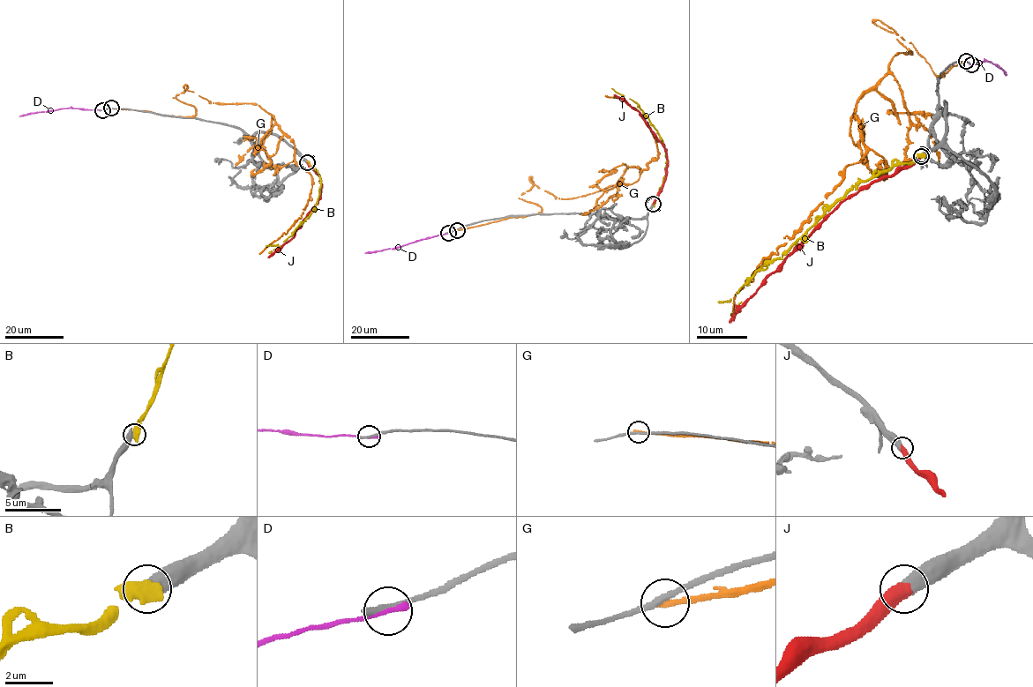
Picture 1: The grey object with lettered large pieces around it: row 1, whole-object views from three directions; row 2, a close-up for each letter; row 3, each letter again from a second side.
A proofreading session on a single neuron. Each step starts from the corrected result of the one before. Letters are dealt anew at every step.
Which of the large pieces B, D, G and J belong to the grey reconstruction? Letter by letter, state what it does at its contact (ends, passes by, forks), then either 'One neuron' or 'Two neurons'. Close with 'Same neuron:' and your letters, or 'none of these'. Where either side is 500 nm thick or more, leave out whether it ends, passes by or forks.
B: Two neurons
D: It ends there. Two neurons
G: It ends there. Two neurons
J: One neuron
Same neuron: J

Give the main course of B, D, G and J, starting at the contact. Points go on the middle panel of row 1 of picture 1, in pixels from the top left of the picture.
B: (654, 205), (665, 173), (666, 150), (663, 141), (636, 103), (630, 99), (625, 100), (614, 95)
D: (448, 233), (365, 253)
G: (457, 229), (538, 213), (521, 198), (530, 178), (574, 198), (647, 168), (653, 133), (604, 95)
J: (653, 204), (663, 187), (667, 150), (641, 114), (613, 94)

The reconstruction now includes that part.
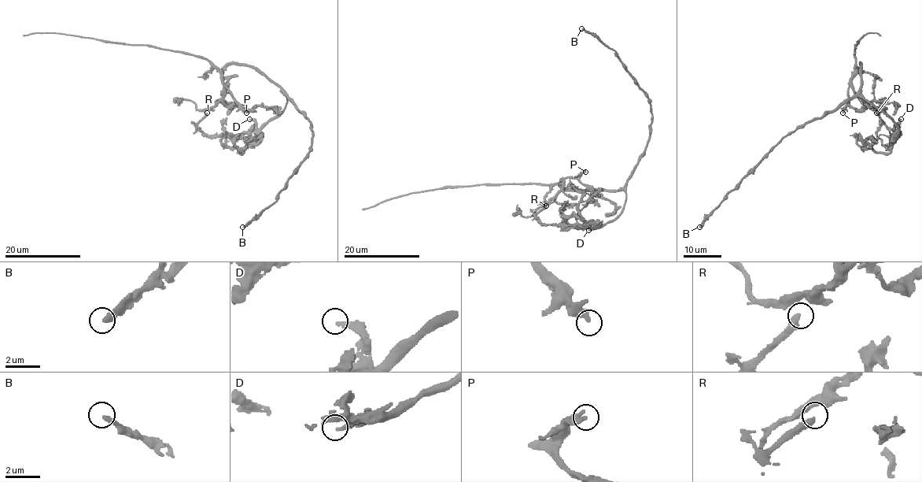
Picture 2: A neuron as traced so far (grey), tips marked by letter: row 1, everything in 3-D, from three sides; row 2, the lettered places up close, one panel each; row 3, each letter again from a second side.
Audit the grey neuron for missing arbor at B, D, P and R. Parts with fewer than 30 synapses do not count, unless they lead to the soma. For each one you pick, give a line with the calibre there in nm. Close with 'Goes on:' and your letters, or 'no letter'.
R: calibre 260 nm
Goes on: R

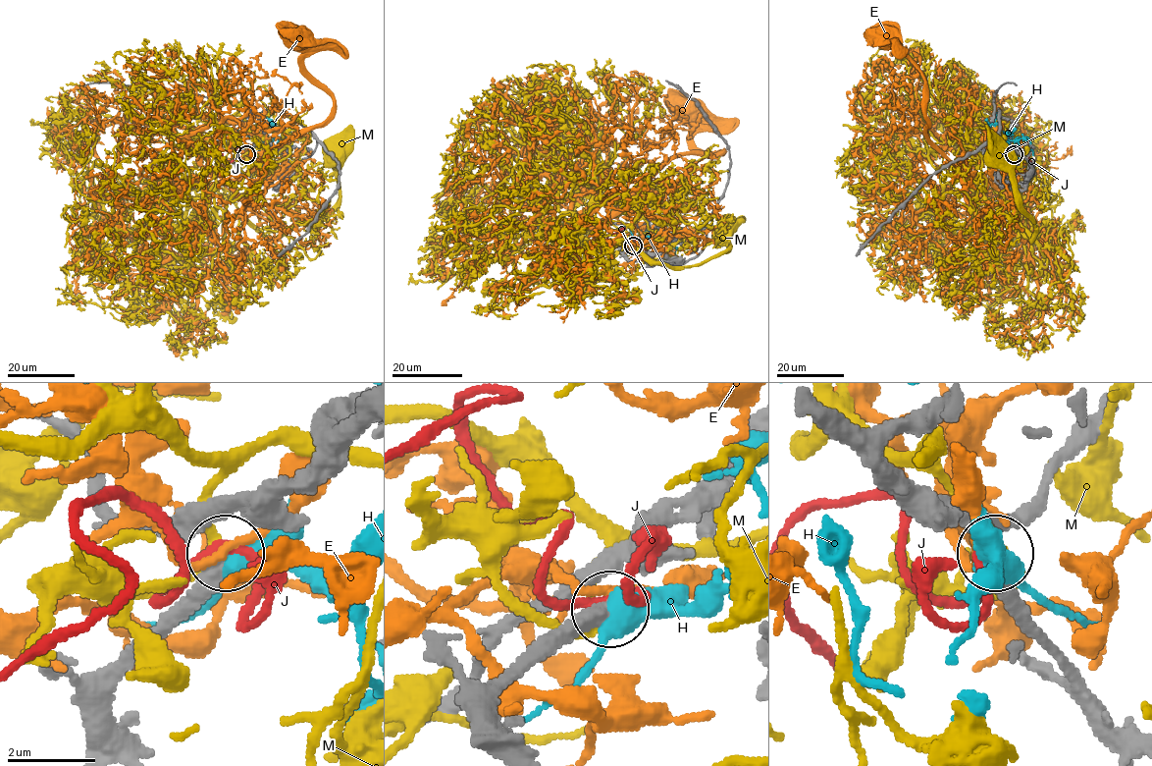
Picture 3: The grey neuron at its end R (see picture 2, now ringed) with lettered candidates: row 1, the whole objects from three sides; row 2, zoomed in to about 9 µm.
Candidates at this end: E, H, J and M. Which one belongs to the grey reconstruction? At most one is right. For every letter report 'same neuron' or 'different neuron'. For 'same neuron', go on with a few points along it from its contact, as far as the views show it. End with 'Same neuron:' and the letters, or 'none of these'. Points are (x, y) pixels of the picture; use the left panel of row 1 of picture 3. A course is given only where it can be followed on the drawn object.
E: different neuron
H: different neuron
J: different neuron
M: different neuron
Same neuron: none of these

